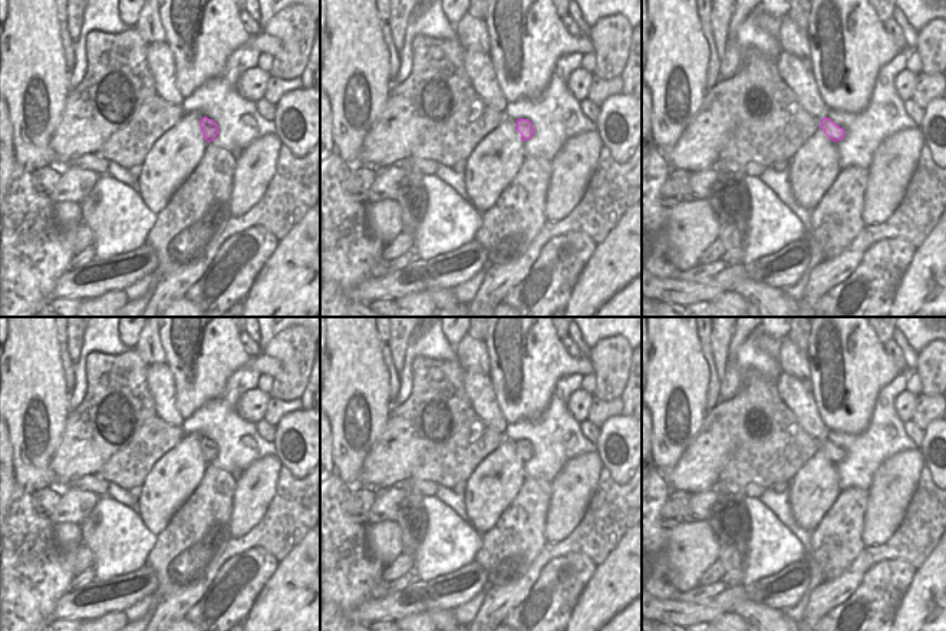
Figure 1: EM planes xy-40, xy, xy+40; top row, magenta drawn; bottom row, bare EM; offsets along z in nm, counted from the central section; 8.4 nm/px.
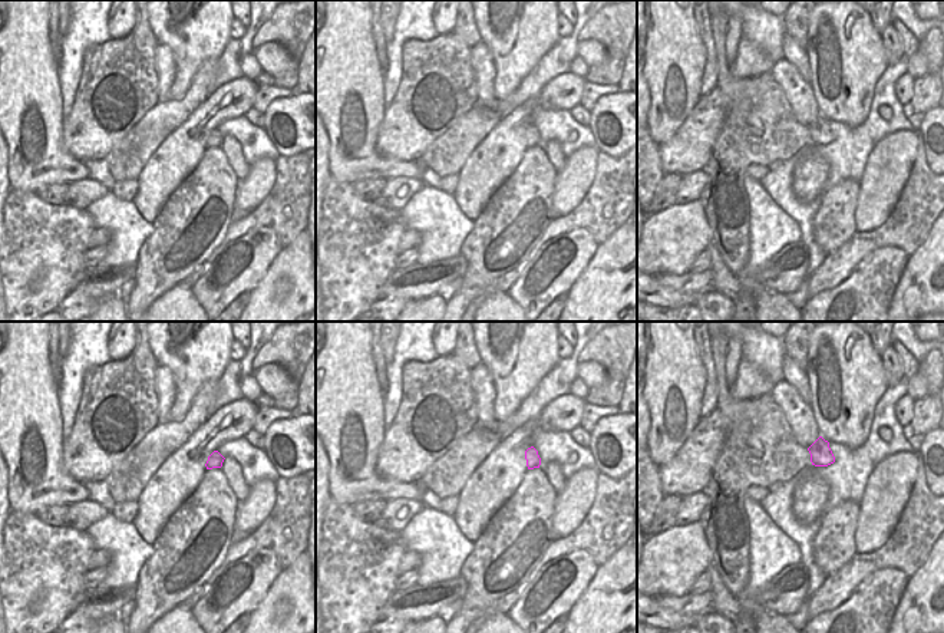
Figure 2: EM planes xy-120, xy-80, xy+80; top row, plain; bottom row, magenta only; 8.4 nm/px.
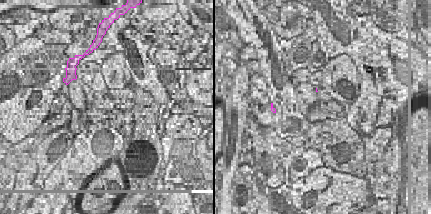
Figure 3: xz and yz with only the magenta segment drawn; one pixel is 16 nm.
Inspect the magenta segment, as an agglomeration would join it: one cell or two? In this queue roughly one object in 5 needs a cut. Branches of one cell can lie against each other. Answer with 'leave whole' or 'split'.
leave whole

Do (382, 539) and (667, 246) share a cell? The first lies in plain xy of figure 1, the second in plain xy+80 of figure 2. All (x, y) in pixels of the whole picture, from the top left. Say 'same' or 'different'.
same

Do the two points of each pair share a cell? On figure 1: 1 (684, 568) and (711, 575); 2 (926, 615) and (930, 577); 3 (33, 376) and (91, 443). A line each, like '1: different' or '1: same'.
1: different
2: same
3: different

